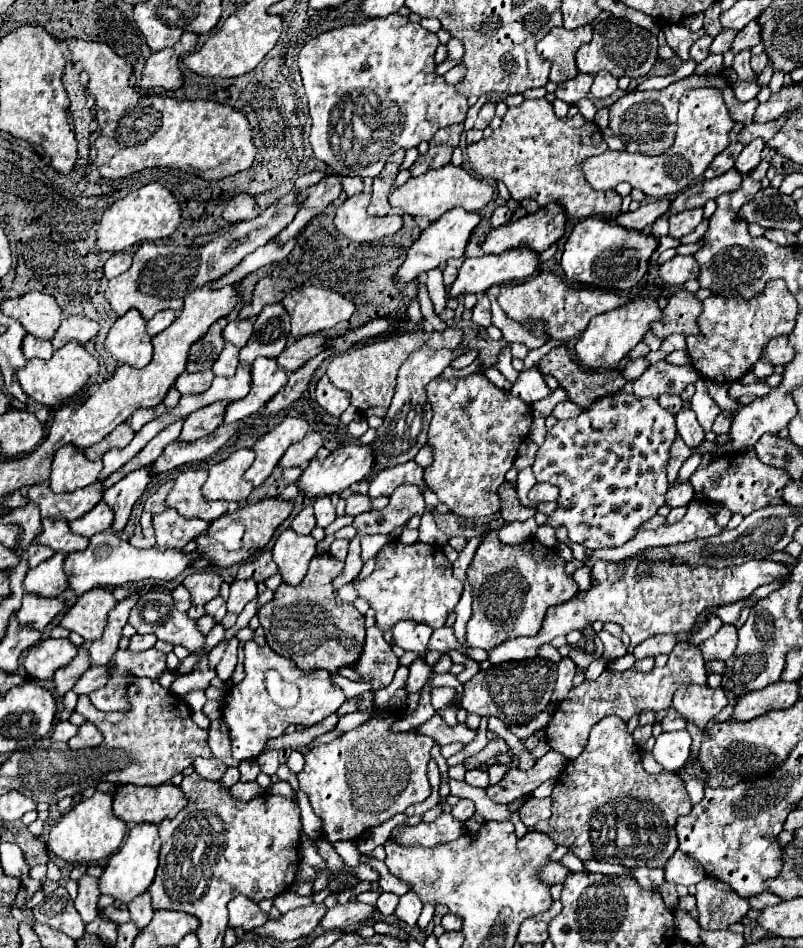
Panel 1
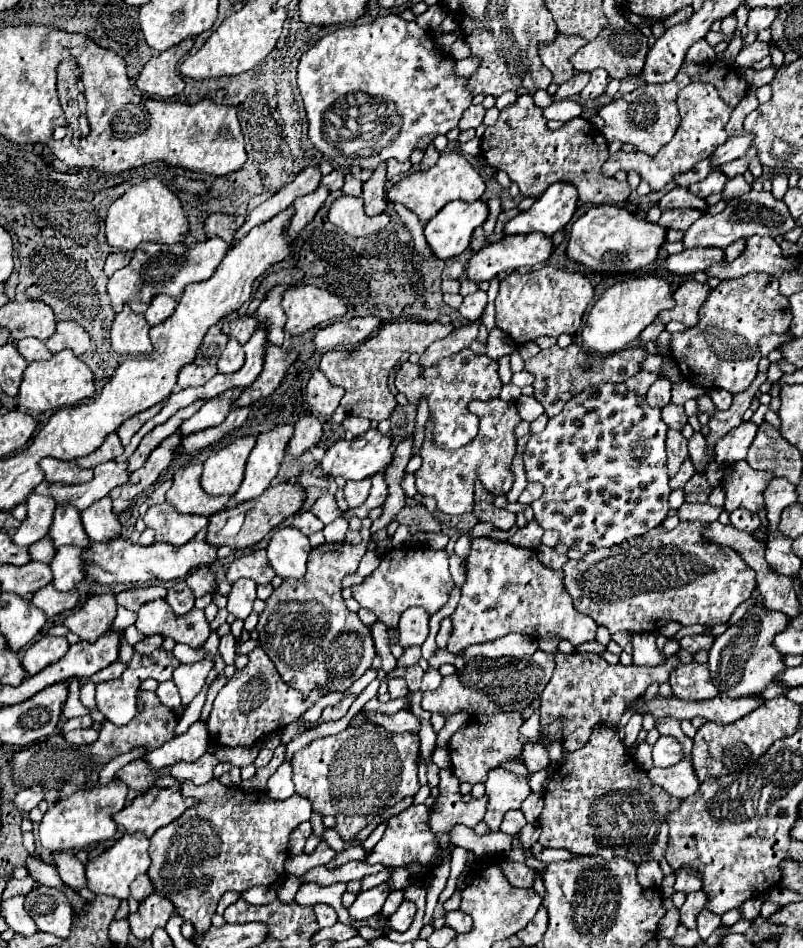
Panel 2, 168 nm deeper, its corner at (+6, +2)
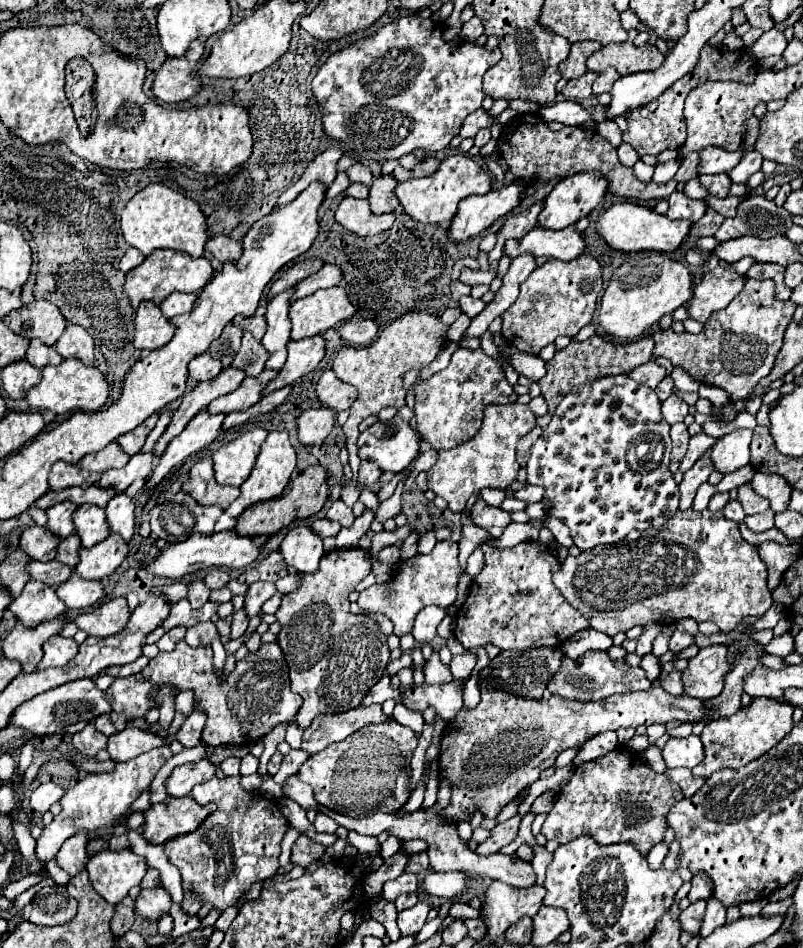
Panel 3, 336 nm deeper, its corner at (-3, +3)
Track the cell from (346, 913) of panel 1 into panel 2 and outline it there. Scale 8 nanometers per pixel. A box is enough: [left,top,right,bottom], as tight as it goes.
[350,883,392,921]

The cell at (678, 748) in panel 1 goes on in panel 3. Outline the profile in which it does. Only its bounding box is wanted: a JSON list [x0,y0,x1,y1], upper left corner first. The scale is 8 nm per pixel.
[663,734,703,768]

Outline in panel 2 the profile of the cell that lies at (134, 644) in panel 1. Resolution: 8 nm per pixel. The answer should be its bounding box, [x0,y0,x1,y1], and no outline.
[134,635,162,653]

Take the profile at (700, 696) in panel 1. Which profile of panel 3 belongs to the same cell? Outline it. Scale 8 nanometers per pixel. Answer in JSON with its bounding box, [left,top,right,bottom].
[681,644,727,700]

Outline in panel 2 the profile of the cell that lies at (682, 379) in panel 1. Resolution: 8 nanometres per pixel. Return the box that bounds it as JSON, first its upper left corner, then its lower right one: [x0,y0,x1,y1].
[626,371,656,395]

